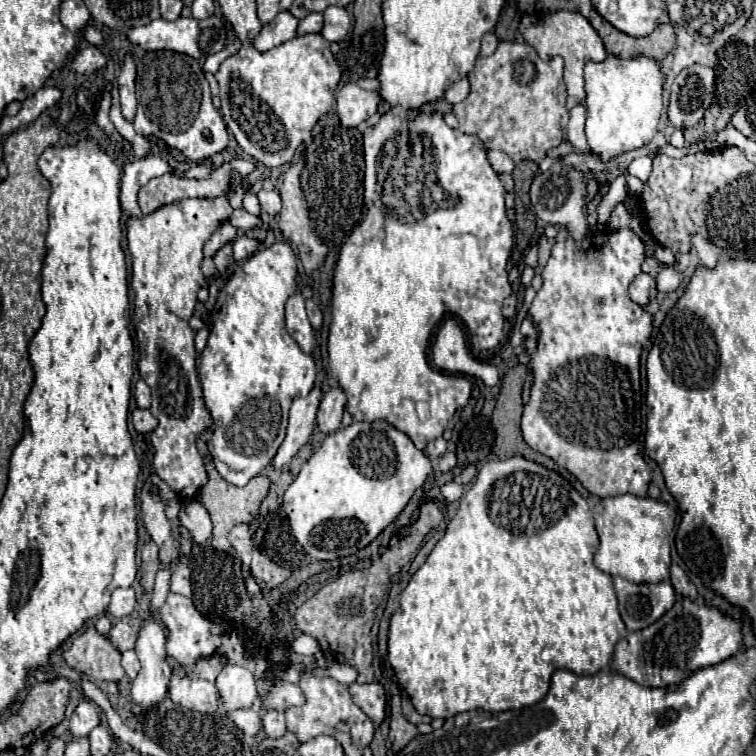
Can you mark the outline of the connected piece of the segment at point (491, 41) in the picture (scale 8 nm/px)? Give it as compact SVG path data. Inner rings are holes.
M486 33L484 39L482 39L480 55L482 55L482 57L488 57L488 55L492 55L492 53L496 51L496 47L498 47L498 39L496 39L496 35L494 35L494 33Z

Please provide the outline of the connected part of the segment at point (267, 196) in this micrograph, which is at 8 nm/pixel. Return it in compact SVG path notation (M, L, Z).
M260 189L260 191L256 193L256 197L258 197L262 209L264 209L268 215L278 215L278 213L280 213L280 195L278 195L276 189L274 189L274 191L264 191L264 189Z

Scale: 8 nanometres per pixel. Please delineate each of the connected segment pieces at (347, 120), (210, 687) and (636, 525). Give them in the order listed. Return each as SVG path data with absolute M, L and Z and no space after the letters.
M346 83L336 97L336 113L344 127L358 127L378 111L378 93L364 91L356 83Z
M172 673L170 679L170 699L186 709L200 713L218 711L218 693L214 683L206 679L190 679L178 673Z
M628 493L606 497L594 509L594 521L600 535L594 565L600 571L612 577L624 577L630 583L660 583L670 579L670 542L676 525L676 511L670 505Z

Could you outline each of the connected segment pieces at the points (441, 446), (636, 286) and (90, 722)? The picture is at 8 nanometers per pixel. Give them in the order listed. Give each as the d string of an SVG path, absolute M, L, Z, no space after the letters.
M434 439L426 445L426 455L428 457L442 457L446 453L446 441L444 439Z
M640 273L632 283L630 283L630 299L642 307L648 305L656 297L656 281L648 273Z
M80 701L70 717L70 733L74 737L86 737L100 723L100 709L94 701Z

